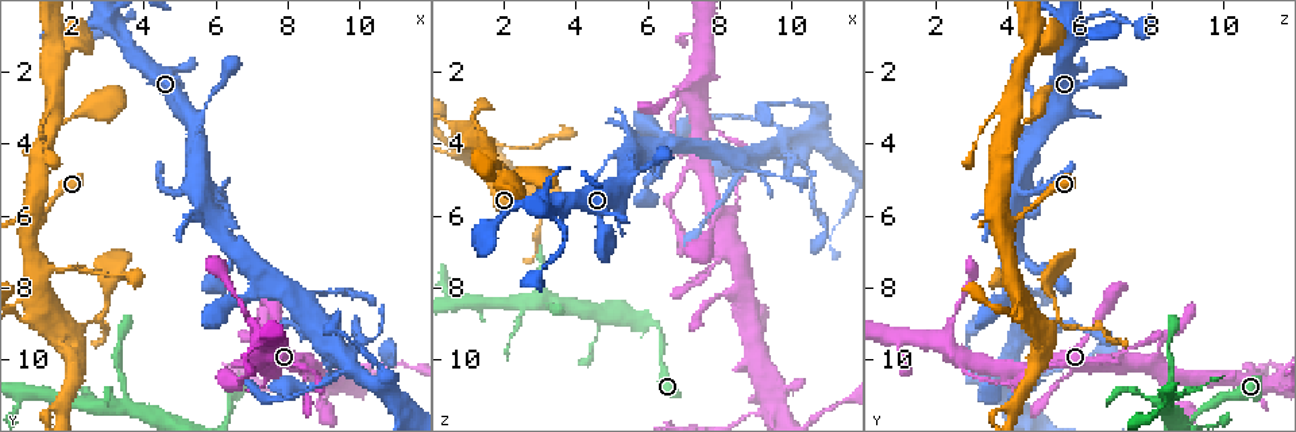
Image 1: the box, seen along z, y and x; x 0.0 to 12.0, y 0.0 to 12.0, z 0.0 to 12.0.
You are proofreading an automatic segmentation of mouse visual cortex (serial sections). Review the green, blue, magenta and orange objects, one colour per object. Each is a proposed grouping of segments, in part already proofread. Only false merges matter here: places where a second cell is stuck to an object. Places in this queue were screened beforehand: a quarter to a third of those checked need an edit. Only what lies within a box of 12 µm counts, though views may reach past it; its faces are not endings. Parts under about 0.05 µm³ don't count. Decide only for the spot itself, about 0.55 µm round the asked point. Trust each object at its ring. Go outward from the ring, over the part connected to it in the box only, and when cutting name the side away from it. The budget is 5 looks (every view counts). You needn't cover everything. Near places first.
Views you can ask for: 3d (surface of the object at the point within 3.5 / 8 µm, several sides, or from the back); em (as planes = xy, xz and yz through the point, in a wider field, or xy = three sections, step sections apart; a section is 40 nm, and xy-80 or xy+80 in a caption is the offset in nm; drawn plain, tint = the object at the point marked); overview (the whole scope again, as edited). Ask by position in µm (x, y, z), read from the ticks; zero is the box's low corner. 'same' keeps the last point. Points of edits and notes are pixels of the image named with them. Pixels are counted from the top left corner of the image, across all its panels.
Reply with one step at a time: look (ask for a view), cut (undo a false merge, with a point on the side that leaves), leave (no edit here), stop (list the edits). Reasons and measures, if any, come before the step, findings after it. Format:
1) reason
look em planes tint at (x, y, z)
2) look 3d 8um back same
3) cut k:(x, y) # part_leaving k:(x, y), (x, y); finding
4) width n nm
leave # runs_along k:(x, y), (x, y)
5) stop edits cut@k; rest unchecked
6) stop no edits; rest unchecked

look 3d 8um at (8.5, 10.5, 5.4)

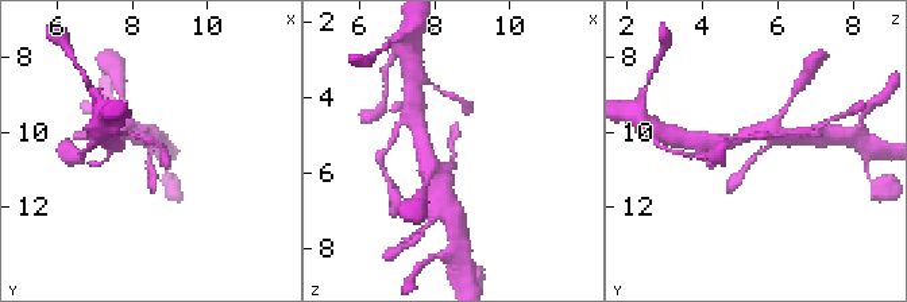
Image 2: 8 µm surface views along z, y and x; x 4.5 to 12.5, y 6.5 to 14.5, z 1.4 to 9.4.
look em xy step 3 tint at (8.5, 10.5, 5.5)

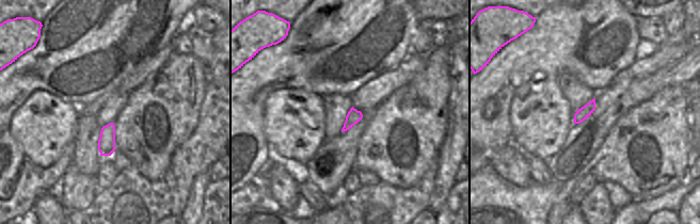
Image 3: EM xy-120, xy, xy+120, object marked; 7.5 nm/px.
leave # all the same cell

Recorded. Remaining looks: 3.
abrupt turn
look 3d 3.5um at (10.1, 9.4, 4.5)

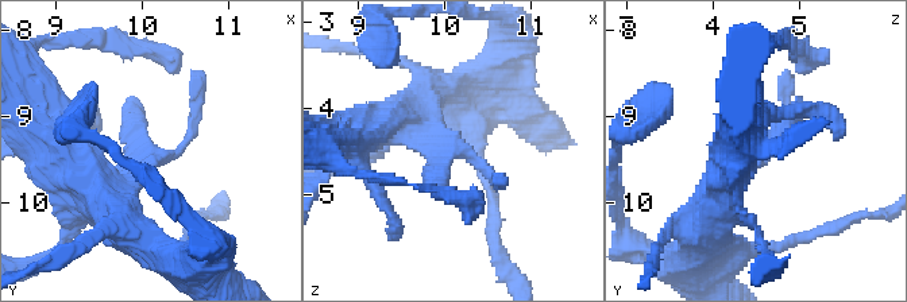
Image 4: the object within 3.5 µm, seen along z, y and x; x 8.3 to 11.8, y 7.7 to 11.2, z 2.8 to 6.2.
now the EM
look em xy step 5 tint at (10.15, 9.50, 4.45)

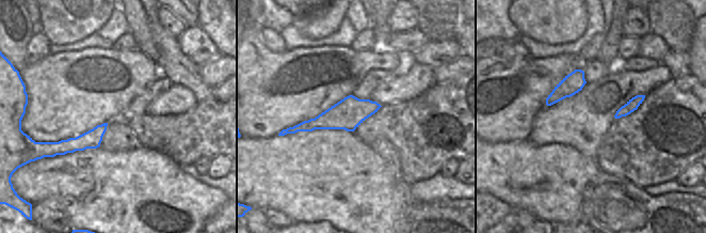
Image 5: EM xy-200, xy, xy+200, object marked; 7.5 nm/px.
leave # runs_along 5:(376, 106), (289, 130); one cell here

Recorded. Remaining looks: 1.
stop no edits; rest unchecked

